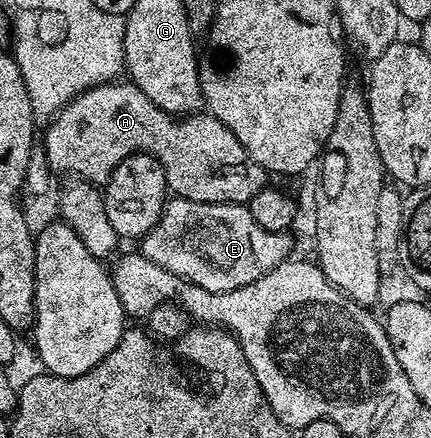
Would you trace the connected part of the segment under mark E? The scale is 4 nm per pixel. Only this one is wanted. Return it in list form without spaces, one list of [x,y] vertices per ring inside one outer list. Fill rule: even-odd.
[[[179,199],[179,201],[171,200],[167,204],[162,217],[159,218],[158,222],[152,226],[152,228],[146,232],[146,236],[141,238],[140,241],[140,252],[142,256],[146,257],[152,263],[156,263],[160,268],[166,270],[167,273],[175,275],[177,277],[187,277],[187,282],[200,285],[203,289],[206,289],[210,293],[227,293],[233,289],[239,289],[244,287],[248,283],[252,283],[256,279],[260,279],[268,271],[272,271],[276,266],[281,265],[283,261],[287,260],[291,256],[290,253],[290,236],[289,232],[273,233],[268,231],[264,227],[260,227],[252,219],[249,208],[242,203],[215,203],[209,205],[203,201],[188,201],[185,199]]]

